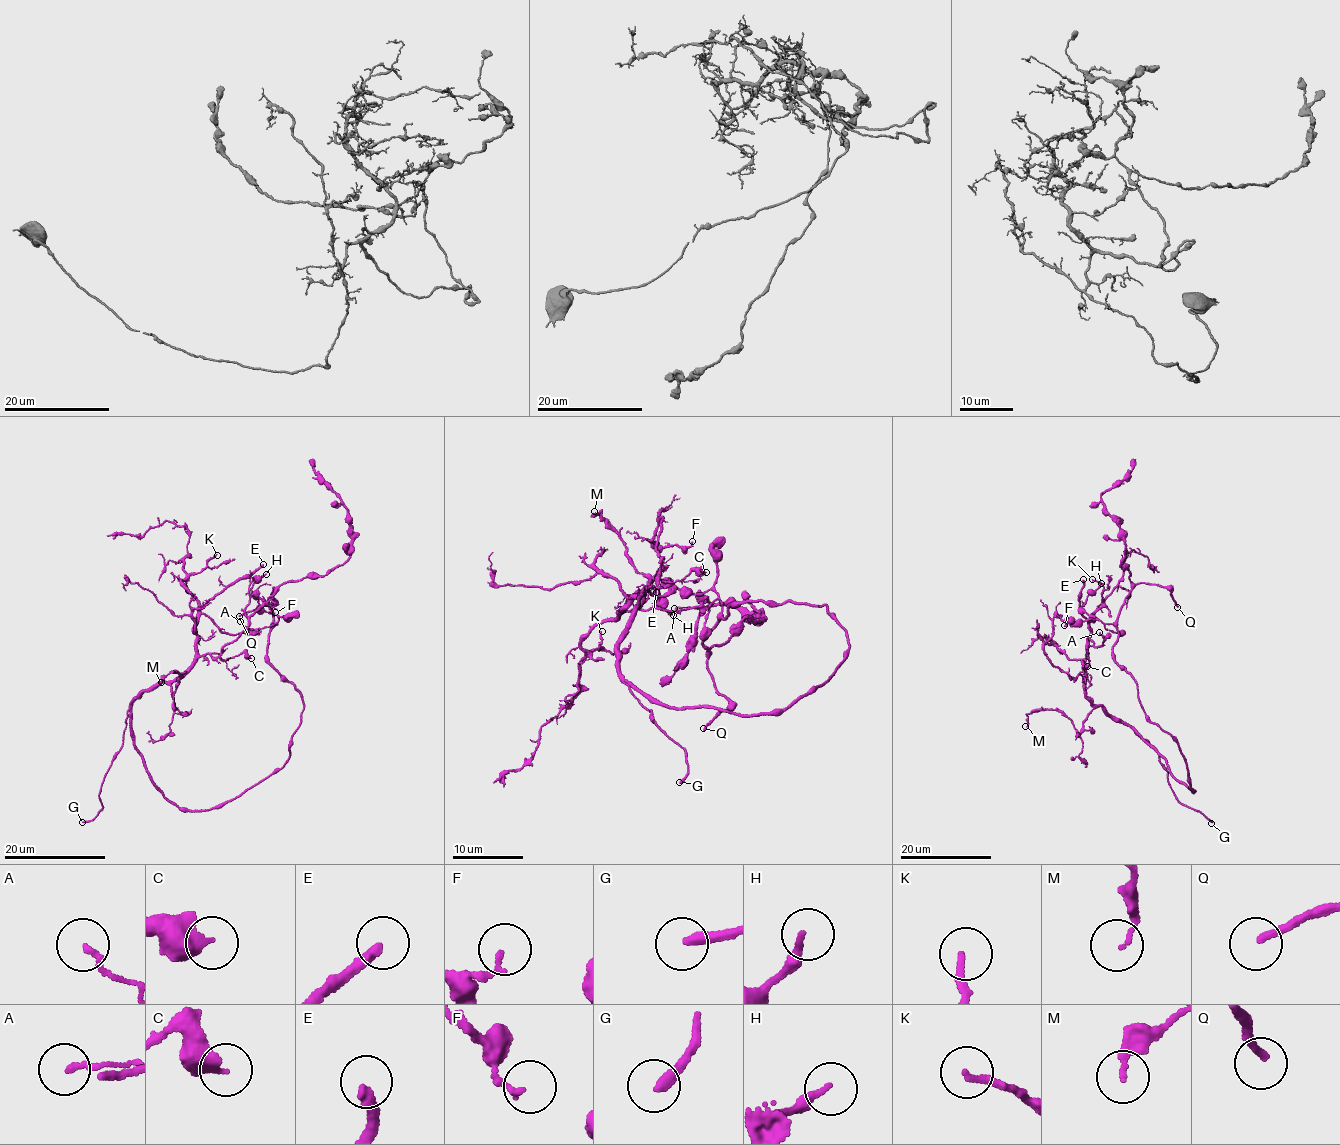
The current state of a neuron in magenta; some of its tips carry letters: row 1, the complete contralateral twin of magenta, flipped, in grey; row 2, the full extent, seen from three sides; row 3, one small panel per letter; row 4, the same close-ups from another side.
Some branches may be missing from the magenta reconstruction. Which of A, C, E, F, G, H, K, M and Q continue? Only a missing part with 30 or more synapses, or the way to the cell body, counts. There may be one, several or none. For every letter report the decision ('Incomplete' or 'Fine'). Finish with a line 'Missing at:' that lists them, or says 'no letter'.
A: Fine
C: Fine
E: Fine
F: Fine
G: Incomplete
H: Fine
K: Fine
M: Fine
Q: Incomplete
Missing at: G, Q

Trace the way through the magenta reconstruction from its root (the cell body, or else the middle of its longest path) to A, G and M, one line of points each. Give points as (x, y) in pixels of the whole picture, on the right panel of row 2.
A: (1189, 783), (1192, 791), (1173, 776), (1154, 746), (1087, 699), (1087, 638), (1101, 646), (1105, 638), (1099, 632)
G: (1189, 783), (1192, 791), (1173, 776), (1167, 761), (1154, 746), (1138, 735), (1158, 754), (1179, 801), (1211, 823)
M: (1189, 783), (1192, 791), (1154, 746), (1100, 706), (1078, 731), (1052, 709), (1032, 712), (1025, 726)

